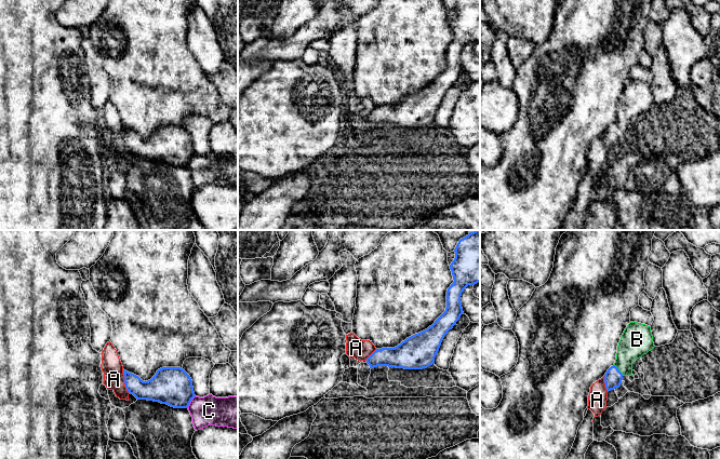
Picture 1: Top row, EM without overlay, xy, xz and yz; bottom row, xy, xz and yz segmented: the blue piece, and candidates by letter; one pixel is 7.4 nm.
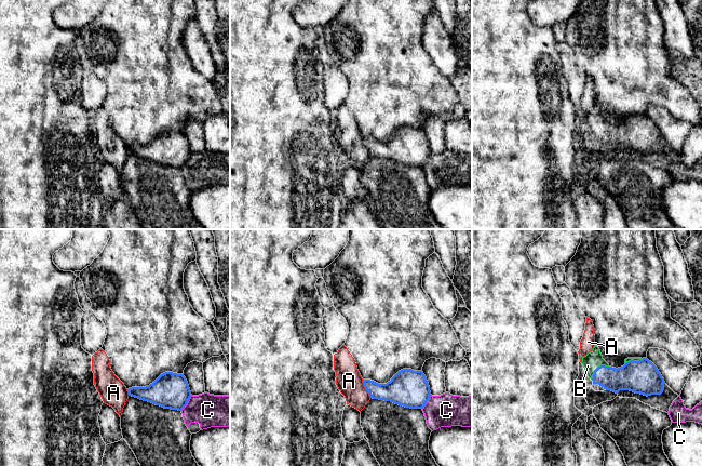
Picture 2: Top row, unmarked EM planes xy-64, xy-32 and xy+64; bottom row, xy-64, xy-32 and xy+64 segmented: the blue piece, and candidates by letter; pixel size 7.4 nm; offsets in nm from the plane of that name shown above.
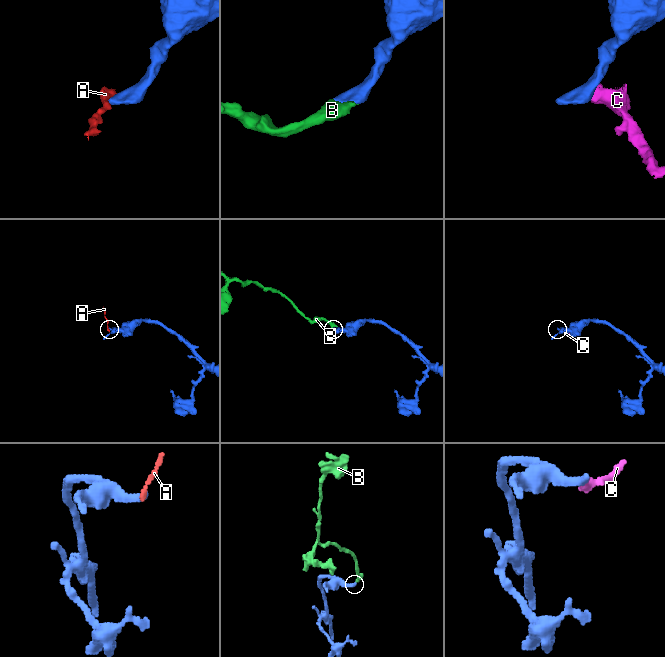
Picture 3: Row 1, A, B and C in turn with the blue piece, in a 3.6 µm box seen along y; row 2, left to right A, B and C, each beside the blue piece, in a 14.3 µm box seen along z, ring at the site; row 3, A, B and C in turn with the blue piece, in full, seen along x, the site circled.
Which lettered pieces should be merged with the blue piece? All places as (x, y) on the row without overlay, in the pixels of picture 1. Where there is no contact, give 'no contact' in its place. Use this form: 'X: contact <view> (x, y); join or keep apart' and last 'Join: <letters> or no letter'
A: contact xy (124, 139); keep apart
B: contact yz (617, 127); join
C: contact xy (190, 159); keep apart
Join: B

